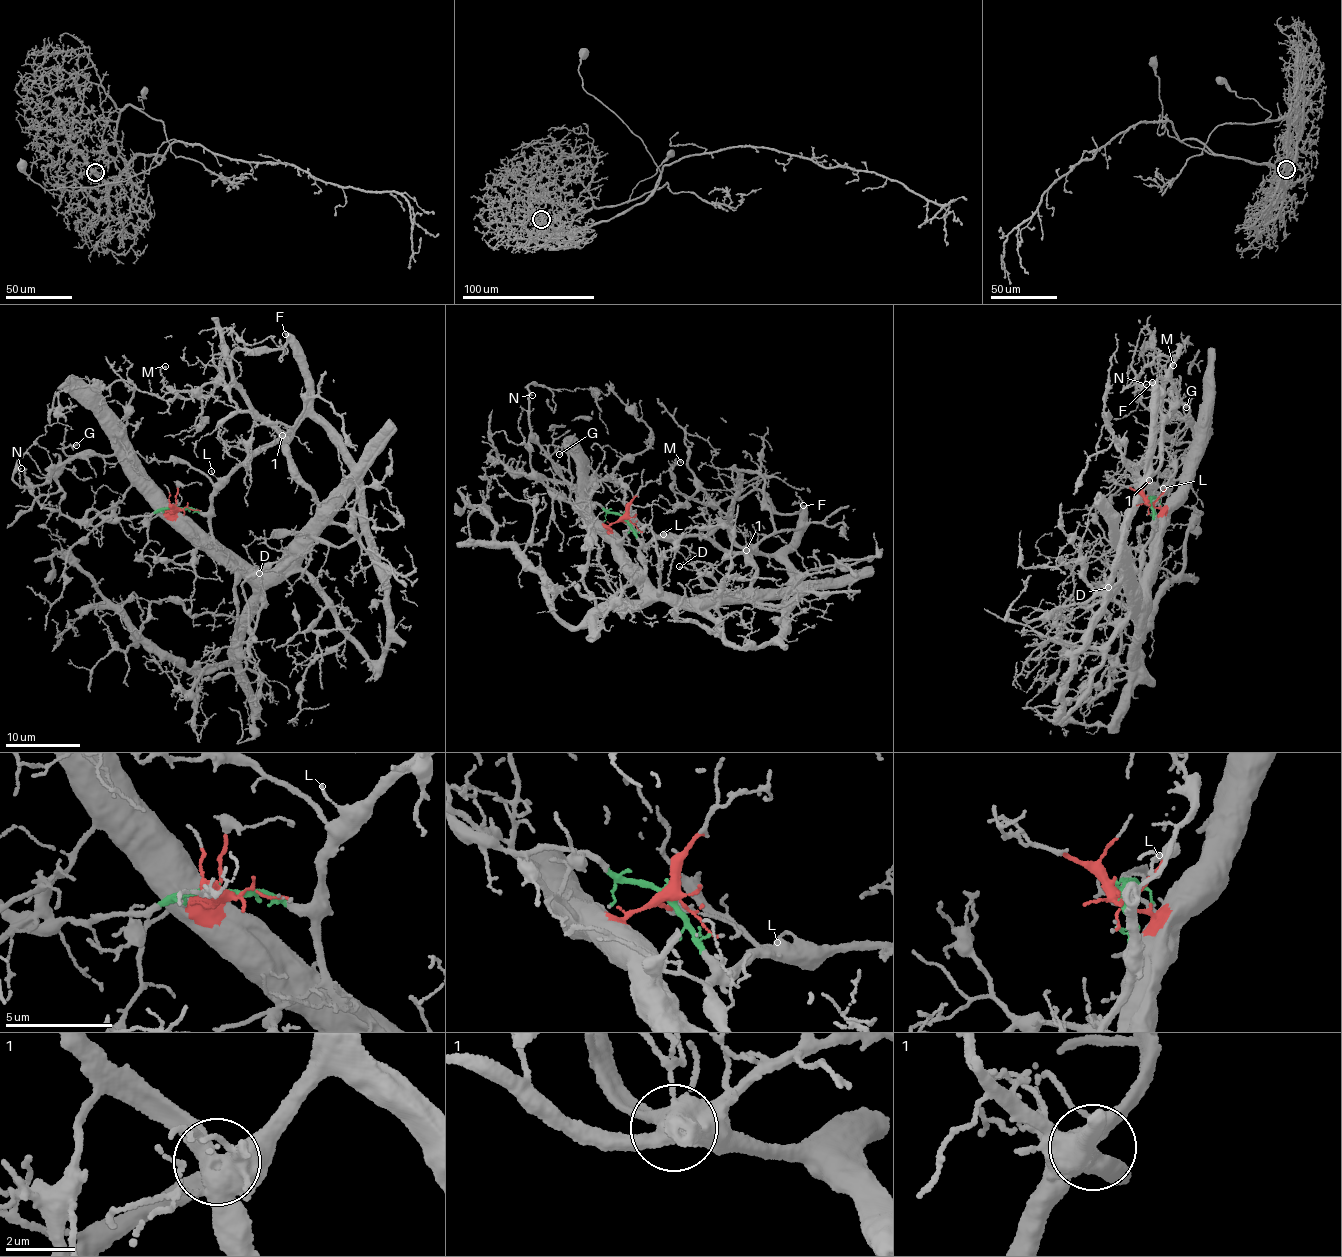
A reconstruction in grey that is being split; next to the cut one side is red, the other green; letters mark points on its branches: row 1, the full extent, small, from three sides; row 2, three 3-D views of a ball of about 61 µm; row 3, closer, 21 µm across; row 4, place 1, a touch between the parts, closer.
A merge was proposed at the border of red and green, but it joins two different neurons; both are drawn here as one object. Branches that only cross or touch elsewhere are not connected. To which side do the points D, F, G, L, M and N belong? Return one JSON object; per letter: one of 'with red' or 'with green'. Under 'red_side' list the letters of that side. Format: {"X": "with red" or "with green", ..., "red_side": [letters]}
{"D": "with red", "F": "with green", "G": "with red", "L": "with green", "M": "with green", "N": "with red", "red_side": ["D", "G", "N"]}

